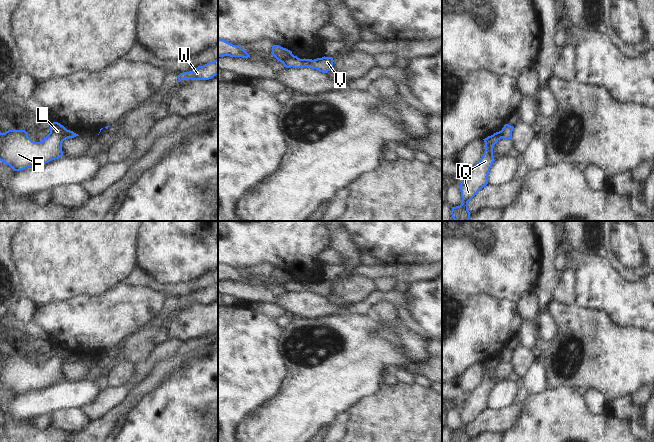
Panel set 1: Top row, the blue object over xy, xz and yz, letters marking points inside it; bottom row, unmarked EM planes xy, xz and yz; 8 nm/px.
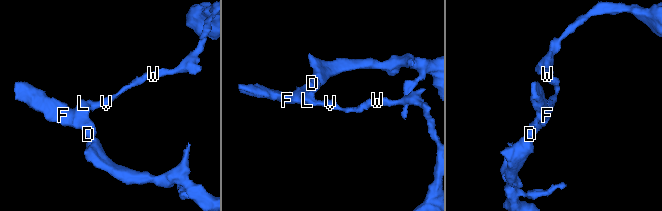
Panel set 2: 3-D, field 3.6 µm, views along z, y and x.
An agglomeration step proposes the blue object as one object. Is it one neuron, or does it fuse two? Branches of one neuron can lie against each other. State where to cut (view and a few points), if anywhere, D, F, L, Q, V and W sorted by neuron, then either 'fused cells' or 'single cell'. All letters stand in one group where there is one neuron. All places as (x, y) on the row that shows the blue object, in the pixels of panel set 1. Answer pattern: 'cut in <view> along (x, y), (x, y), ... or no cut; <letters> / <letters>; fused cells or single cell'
cut in xz along (292, 54), (281, 62); D F L Q / V W; fused cells

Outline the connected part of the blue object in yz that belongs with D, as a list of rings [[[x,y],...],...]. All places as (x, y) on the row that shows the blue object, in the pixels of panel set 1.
[[[500,131],[483,139],[485,151],[480,161],[469,169],[465,180],[460,184],[461,205],[452,207],[451,215],[455,221],[469,221],[468,202],[488,184],[488,174],[493,162],[493,147],[501,139]]]

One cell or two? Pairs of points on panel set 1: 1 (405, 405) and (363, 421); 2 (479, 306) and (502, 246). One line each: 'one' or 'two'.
1: one
2: two

